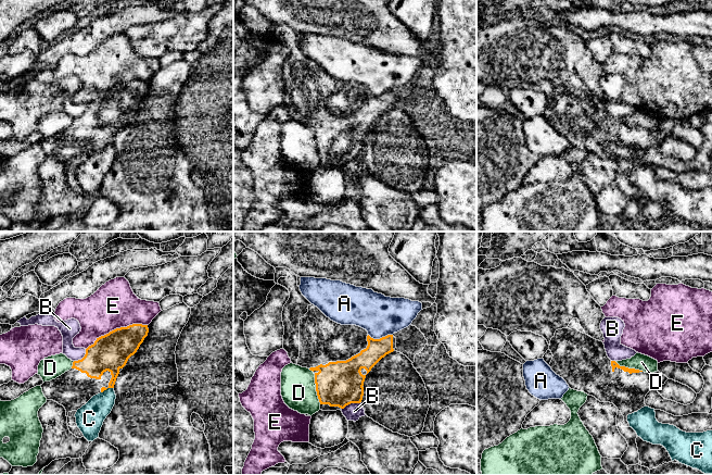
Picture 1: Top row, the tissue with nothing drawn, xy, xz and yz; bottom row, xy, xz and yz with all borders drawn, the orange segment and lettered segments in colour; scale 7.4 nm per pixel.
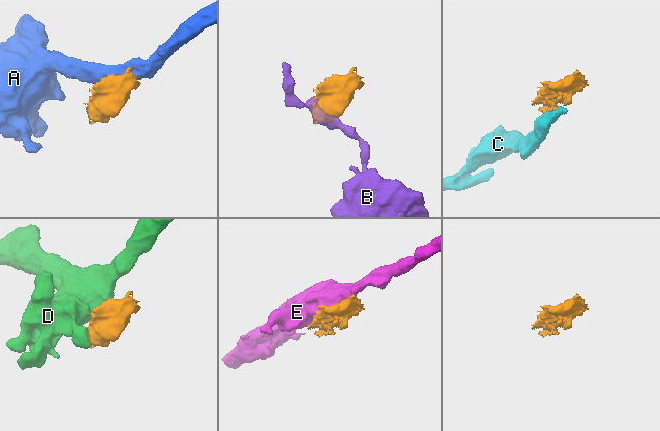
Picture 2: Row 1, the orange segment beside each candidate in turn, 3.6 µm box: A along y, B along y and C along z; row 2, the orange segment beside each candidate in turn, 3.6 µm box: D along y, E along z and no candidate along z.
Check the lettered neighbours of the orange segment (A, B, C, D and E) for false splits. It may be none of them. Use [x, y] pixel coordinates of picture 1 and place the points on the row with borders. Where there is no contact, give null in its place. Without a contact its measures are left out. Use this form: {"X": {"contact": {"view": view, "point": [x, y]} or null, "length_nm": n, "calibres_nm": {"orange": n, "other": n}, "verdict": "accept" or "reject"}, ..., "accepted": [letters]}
{"A": {"contact": {"view": "xz", "point": [380, 338]}, "length_nm": 180, "calibres_nm": {"orange": 150, "other": 300}, "verdict": "reject"}, "B": {"contact": {"view": "xz", "point": [351, 402]}, "length_nm": 160, "calibres_nm": {"orange": 340, "other": 120}, "verdict": "reject"}, "C": {"contact": {"view": "xy", "point": [106, 388]}, "length_nm": 100, "calibres_nm": {"orange": 240, "other": 200}, "verdict": "reject"}, "D": {"contact": {"view": "xz", "point": [316, 389]}, "length_nm": 220, "calibres_nm": {"orange": 340, "other": 260}, "verdict": "reject"}, "E": {"contact": {"view": "xy", "point": [116, 328]}, "length_nm": 500, "calibres_nm": {"orange": 280, "other": 340}, "verdict": "reject"}, "accepted": []}

